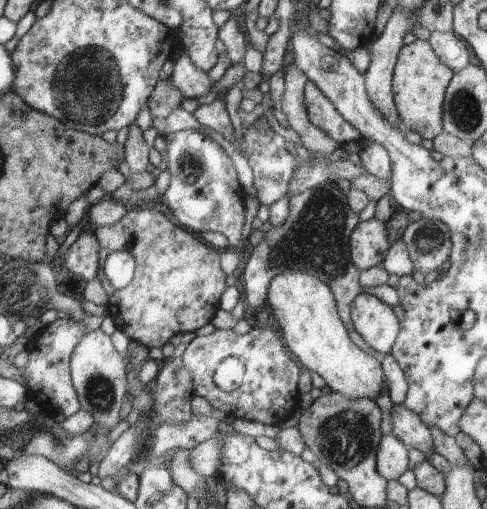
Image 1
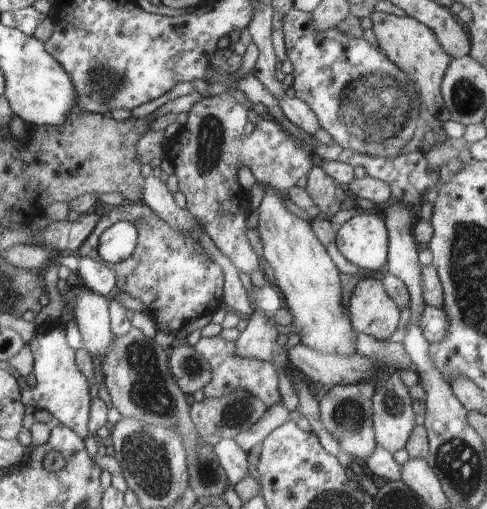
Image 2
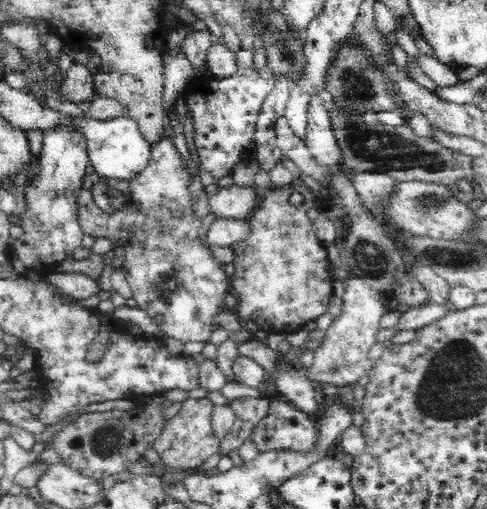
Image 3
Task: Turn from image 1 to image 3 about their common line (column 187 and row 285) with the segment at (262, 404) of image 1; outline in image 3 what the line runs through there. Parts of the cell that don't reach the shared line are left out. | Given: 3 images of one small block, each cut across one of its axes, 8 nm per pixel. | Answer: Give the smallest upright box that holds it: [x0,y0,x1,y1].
[303,269,389,386]

